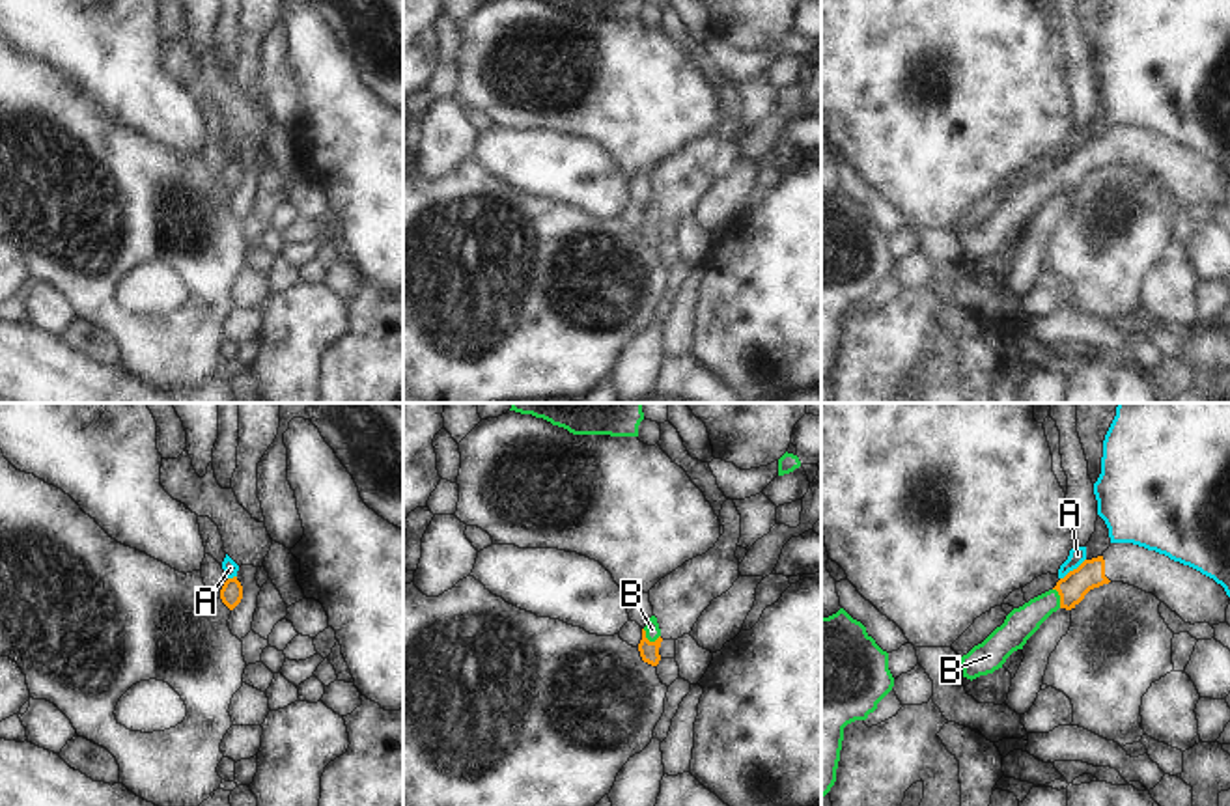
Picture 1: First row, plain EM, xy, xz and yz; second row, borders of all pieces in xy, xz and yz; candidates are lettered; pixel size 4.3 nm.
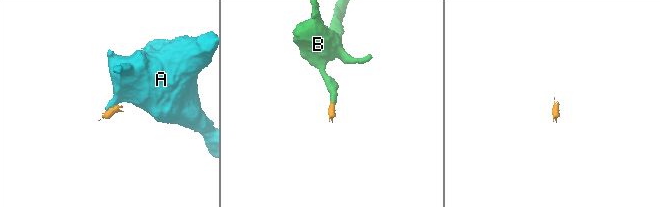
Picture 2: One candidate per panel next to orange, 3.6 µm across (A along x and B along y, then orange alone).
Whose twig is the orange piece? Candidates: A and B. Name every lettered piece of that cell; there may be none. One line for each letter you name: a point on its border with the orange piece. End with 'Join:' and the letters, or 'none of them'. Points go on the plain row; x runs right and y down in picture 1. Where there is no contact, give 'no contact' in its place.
B: xz (648, 222)
Join: B

